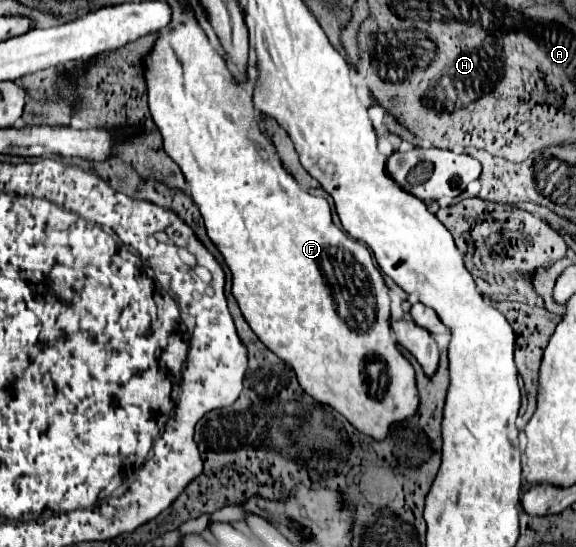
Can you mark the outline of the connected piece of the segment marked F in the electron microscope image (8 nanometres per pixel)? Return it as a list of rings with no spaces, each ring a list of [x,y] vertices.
[[[188,19],[184,25],[176,27],[174,31],[162,31],[160,39],[156,41],[152,53],[146,57],[148,67],[146,67],[146,83],[148,83],[148,105],[150,105],[150,113],[154,123],[158,125],[162,137],[164,137],[164,151],[180,165],[186,183],[190,187],[190,193],[194,197],[194,203],[198,205],[202,217],[204,217],[204,225],[208,231],[208,237],[216,243],[216,247],[220,249],[220,253],[224,255],[230,271],[232,271],[232,293],[242,309],[242,315],[246,317],[248,325],[252,327],[252,331],[260,337],[260,341],[272,351],[276,353],[280,359],[284,359],[296,373],[300,387],[314,397],[320,403],[326,403],[330,407],[334,407],[338,413],[342,413],[360,433],[366,433],[374,439],[384,439],[390,425],[404,421],[406,417],[414,415],[418,409],[418,391],[416,391],[416,381],[414,381],[414,369],[408,363],[408,359],[400,353],[394,333],[392,333],[392,325],[390,325],[390,295],[388,295],[388,285],[382,279],[382,273],[378,271],[378,267],[372,261],[372,255],[368,251],[366,245],[362,245],[360,241],[348,237],[344,231],[340,231],[330,217],[330,205],[326,199],[322,197],[314,197],[306,191],[300,189],[298,181],[284,169],[282,161],[276,157],[272,143],[268,141],[268,137],[262,133],[258,119],[256,119],[256,111],[252,105],[252,93],[242,87],[230,73],[226,61],[222,59],[222,55],[212,47],[210,39],[206,37],[204,29],[194,21]]]

